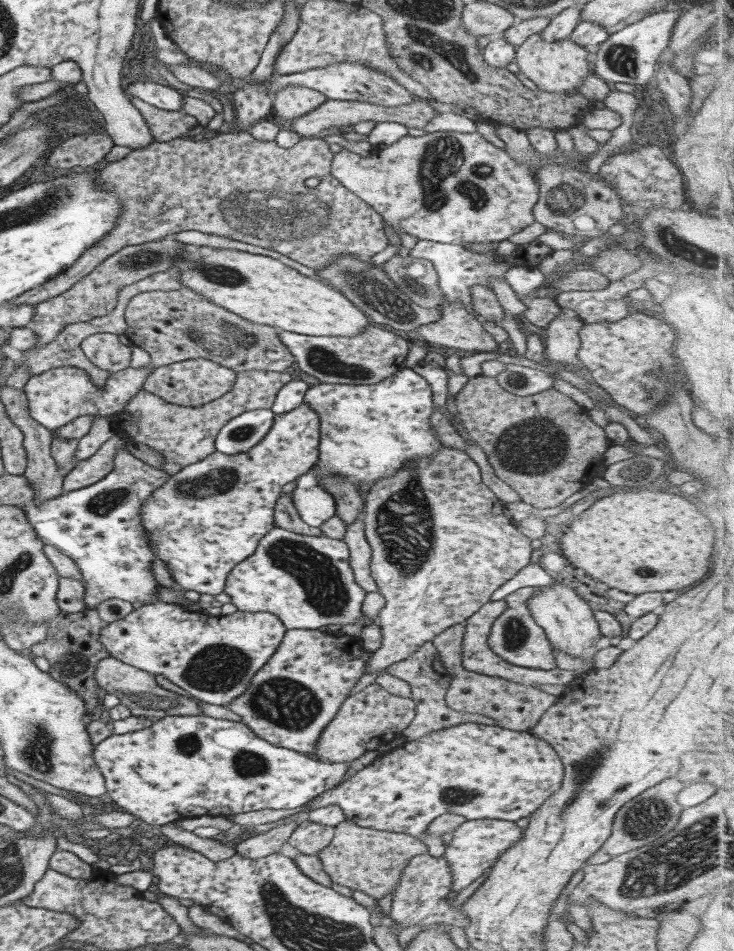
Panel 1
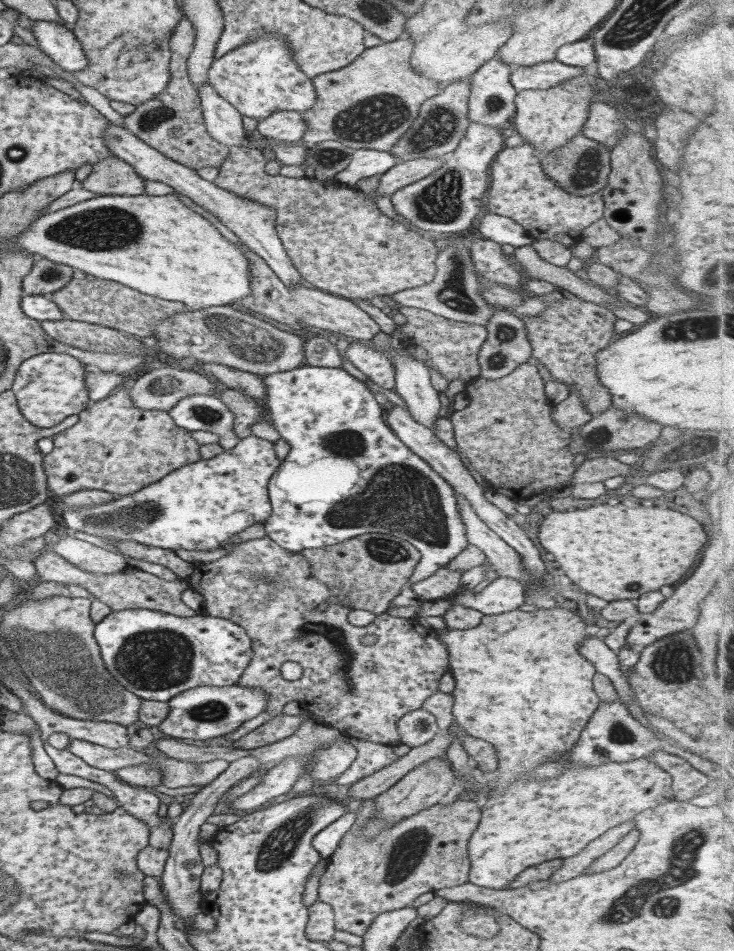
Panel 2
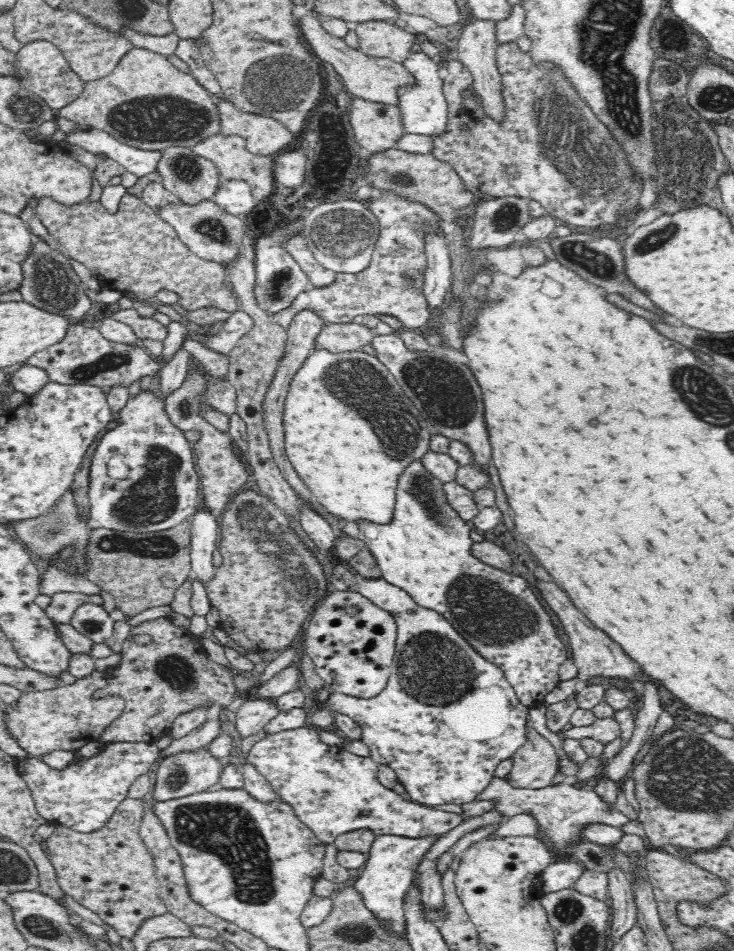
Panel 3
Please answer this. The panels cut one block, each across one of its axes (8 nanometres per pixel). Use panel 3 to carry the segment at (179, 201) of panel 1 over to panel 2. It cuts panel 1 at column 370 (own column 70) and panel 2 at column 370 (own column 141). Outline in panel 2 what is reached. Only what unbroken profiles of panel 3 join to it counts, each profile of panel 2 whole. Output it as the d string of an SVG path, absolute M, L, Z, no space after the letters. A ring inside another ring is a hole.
M233 146L227 152L227 156L223 159L221 166L218 168L217 177L212 181L217 188L227 190L227 192L233 192L237 194L241 199L245 201L252 201L263 207L272 209L275 216L275 232L277 232L280 243L284 248L285 254L289 257L293 267L297 269L297 272L301 275L303 282L306 285L315 287L317 290L336 295L337 297L343 297L344 299L360 300L371 299L374 296L391 295L397 292L401 292L405 289L410 289L416 286L427 284L433 276L435 276L435 256L437 256L437 248L433 244L433 240L425 239L419 235L415 230L409 230L405 228L401 223L395 222L389 219L378 208L378 203L364 198L363 193L359 193L357 188L345 187L343 184L331 179L329 181L320 181L315 178L299 177L292 178L287 176L275 175L271 176L265 173L264 168L267 163L265 156L255 148L255 146Z

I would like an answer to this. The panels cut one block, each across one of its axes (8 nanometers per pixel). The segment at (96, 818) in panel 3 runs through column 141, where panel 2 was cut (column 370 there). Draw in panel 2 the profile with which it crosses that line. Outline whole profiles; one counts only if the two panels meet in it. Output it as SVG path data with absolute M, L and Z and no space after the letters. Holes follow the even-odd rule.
M353 737L349 738L349 743L352 743L356 756L344 772L333 780L335 785L353 784L397 760L392 745L380 745Z

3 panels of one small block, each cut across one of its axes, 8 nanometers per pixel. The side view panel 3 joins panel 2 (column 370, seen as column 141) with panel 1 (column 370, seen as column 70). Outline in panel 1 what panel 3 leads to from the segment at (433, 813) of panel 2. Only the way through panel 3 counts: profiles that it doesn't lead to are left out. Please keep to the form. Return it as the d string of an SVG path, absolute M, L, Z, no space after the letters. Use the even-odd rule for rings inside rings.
M345 819L335 826L330 843L318 852L317 858L322 862L322 867L332 883L350 890L359 890L377 901L385 894L394 893L403 867L410 858L424 852L427 852L427 847L417 837L362 828Z

